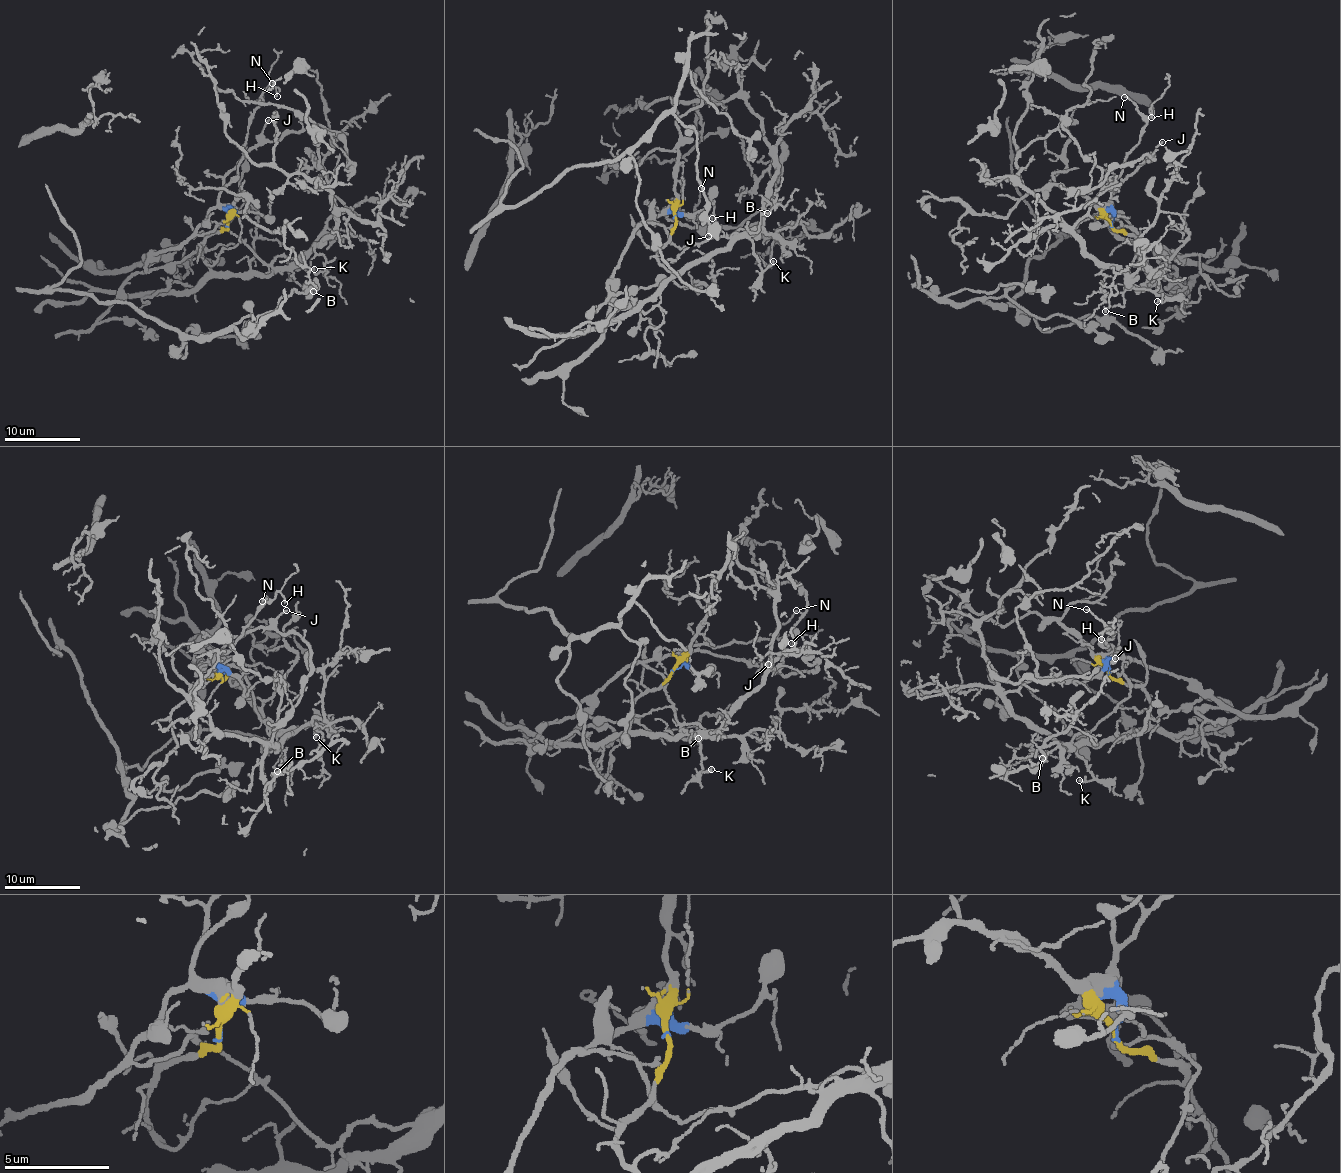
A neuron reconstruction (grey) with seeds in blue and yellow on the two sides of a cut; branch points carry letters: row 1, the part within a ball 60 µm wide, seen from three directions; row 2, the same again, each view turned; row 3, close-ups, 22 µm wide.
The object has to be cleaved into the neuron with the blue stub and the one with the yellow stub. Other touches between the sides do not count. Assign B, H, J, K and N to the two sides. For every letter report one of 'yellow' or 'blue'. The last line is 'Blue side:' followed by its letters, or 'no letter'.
B: yellow
H: blue
J: blue
K: yellow
N: blue
Blue side: H, J, N

